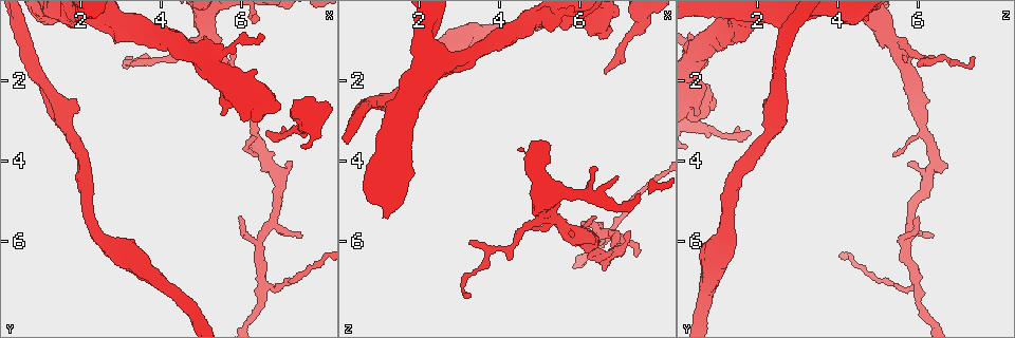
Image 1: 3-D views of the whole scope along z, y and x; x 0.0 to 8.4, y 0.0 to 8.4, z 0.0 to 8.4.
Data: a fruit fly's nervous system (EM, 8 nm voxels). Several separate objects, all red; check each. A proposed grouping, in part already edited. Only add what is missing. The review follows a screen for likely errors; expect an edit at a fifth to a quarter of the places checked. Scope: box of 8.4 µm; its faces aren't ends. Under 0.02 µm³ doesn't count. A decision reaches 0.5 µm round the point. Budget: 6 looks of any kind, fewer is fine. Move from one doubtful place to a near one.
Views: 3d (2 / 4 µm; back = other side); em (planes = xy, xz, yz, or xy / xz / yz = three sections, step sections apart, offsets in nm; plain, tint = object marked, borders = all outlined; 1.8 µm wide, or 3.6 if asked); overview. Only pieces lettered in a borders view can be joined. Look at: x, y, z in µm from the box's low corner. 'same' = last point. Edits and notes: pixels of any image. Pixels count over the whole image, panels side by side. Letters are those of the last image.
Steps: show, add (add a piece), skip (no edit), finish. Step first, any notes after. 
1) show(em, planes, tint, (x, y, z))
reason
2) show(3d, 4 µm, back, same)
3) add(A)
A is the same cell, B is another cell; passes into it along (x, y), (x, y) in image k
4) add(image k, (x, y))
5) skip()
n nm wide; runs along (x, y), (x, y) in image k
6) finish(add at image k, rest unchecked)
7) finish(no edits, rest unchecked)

show(em, planes, borders, (4.85, 1.00, 5.60))
side arm on a straight run

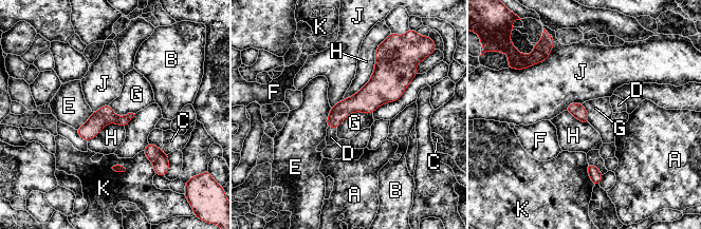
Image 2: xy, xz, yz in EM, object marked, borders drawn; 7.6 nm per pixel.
add(D)
D is the same cell, A, B, C, E, F, G, H, J and K are other cells; passes into it along (342, 110), (331, 127), (331, 137) in image 2; the neuron continues

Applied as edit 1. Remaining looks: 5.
show(em, planes, plain, (6.65, 3.25, 1.80))
thin end

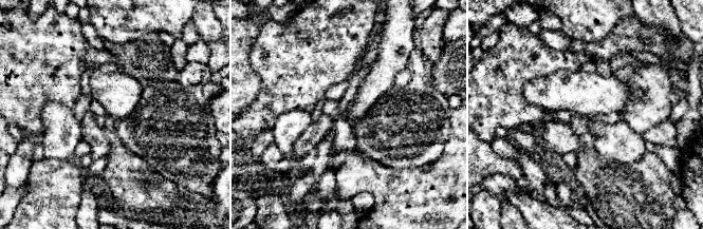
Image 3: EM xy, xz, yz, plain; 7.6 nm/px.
show(em, planes, tint, same)

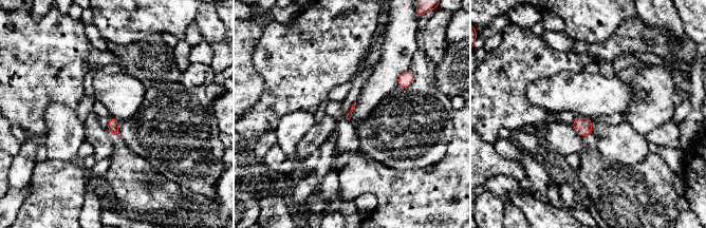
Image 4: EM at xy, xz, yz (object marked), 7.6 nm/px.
show(em, planes, borders, same)

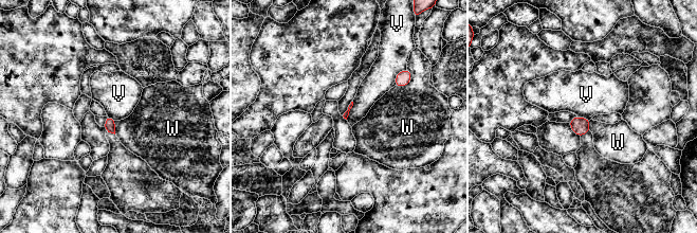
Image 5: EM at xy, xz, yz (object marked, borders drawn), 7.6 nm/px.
skip()
V and W are other cells; no lettered piece goes on from it

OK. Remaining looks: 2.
show(3d, 4 µm, (7.20, 4.05, 5.70))
free end

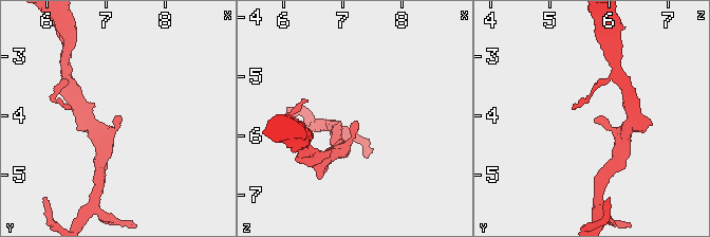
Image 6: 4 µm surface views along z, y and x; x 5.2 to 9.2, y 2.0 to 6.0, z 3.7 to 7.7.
show(em, planes, borders, (7.25, 4.05, 5.70))
now the EM

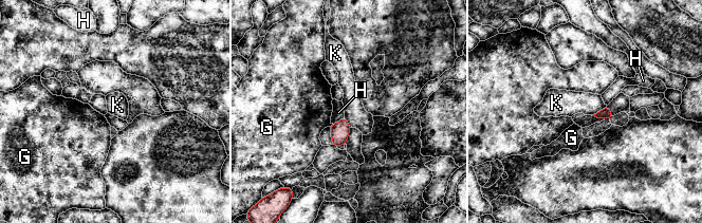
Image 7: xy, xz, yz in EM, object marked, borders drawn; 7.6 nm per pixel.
skip()
G, H and K are other cells; border along (606, 105), (592, 115) in image 7; no lettered piece goes on from it

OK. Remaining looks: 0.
finish(add at image 2, rest unchecked)

